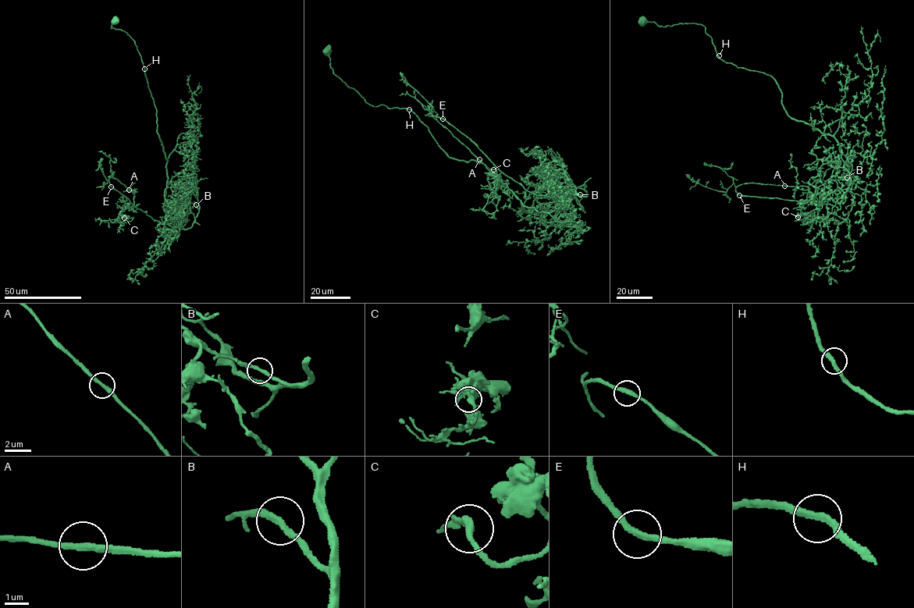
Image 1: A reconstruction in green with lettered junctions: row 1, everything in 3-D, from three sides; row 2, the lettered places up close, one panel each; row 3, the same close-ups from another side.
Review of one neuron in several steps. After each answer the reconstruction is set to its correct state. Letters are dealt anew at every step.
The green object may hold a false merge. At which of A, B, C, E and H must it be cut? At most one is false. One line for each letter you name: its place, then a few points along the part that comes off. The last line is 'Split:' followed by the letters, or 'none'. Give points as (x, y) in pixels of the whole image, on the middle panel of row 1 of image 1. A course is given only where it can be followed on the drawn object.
B: place (580, 194); course (579, 194), (588, 195), (584, 184), (527, 190), (436, 118), (499, 178), (493, 193), (500, 178), (489, 168)
Split: B

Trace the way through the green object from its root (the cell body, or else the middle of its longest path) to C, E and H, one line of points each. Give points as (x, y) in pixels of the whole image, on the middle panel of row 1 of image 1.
C: (327, 50), (367, 103), (410, 110), (524, 205), (572, 183), (529, 192), (436, 118), (493, 193), (493, 169)
E: (327, 50), (367, 103), (410, 110), (524, 205), (572, 185), (529, 192), (442, 119)
H: (327, 50), (332, 72), (350, 87), (354, 89), (367, 103), (375, 107), (383, 104), (389, 108), (409, 109)

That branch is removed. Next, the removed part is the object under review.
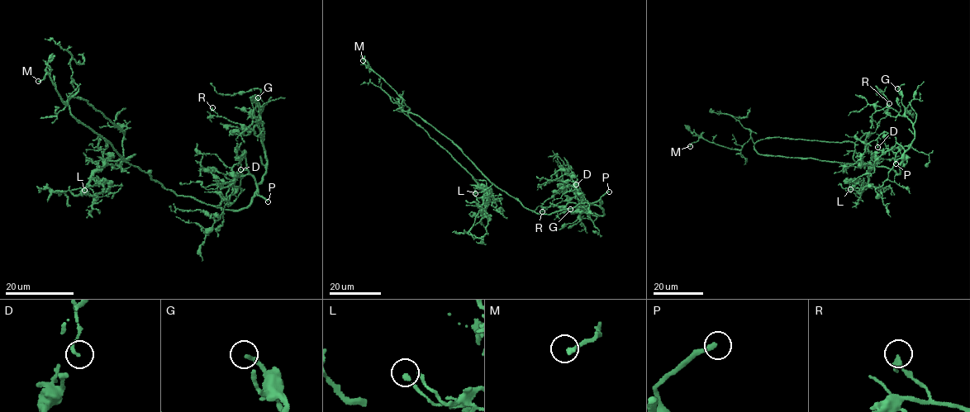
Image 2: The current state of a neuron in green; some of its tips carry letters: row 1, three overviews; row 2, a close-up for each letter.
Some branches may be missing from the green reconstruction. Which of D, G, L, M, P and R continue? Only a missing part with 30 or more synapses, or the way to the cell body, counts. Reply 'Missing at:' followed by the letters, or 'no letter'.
Missing at: G, P

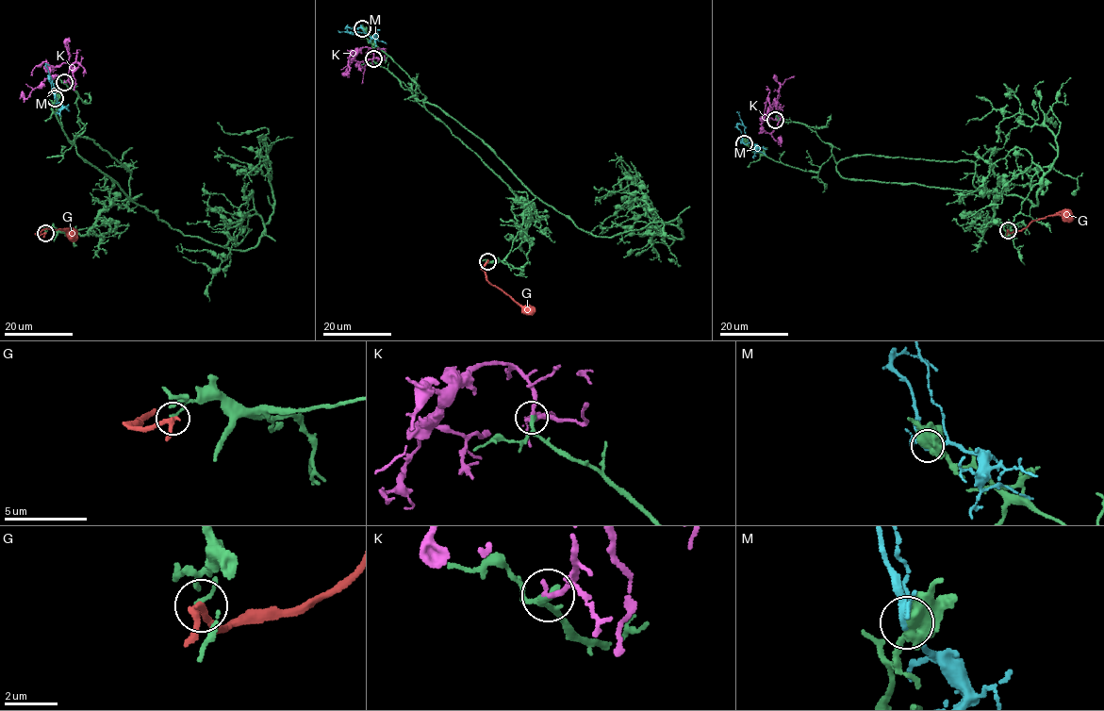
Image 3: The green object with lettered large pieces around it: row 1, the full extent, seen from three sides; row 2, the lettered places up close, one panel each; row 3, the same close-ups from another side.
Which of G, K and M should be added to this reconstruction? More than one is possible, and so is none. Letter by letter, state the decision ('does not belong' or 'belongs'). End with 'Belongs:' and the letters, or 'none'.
G: does not belong
K: belongs
M: does not belong
Belongs: K

